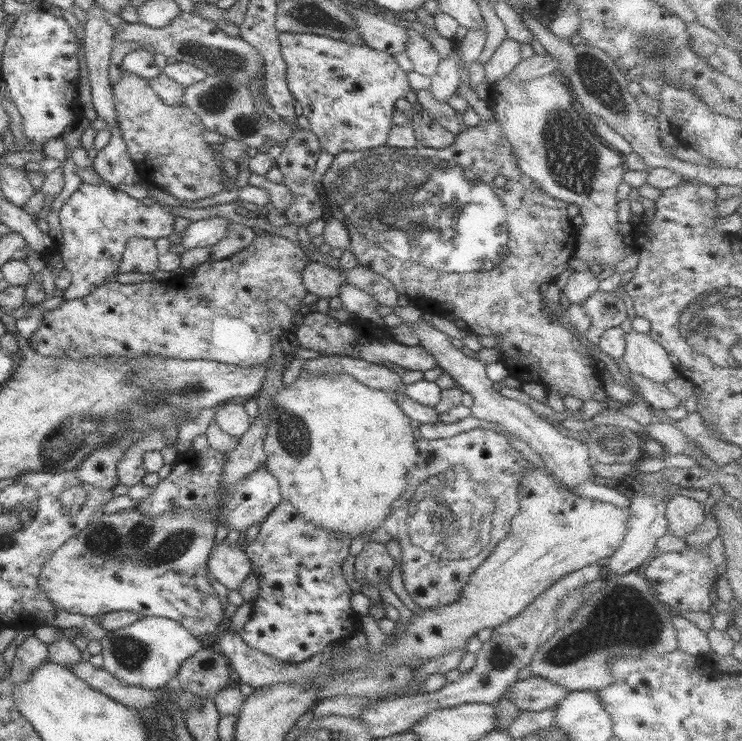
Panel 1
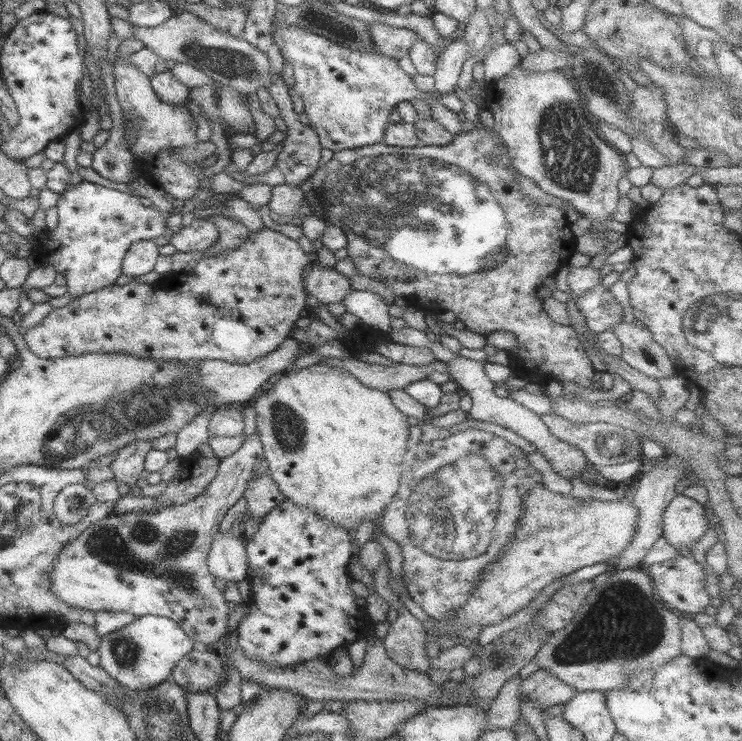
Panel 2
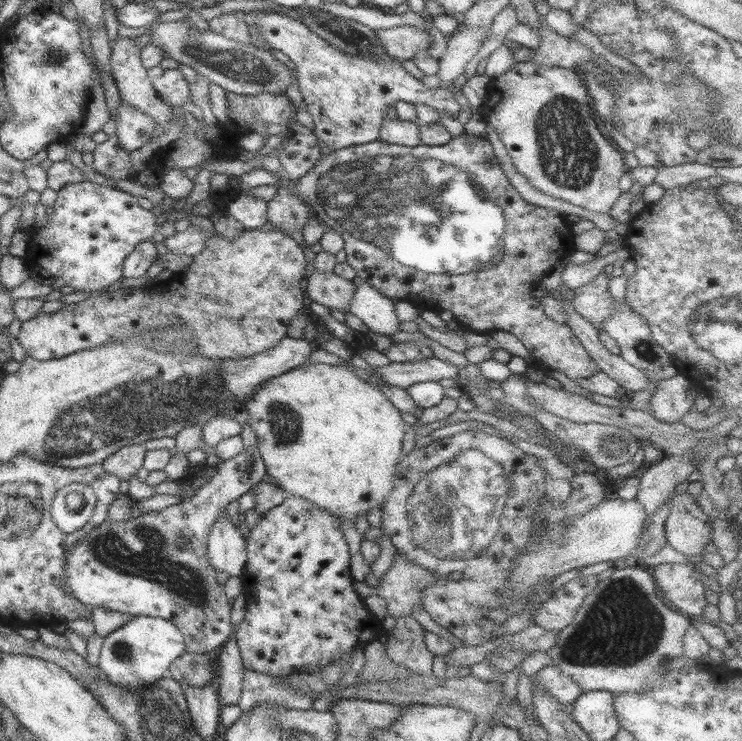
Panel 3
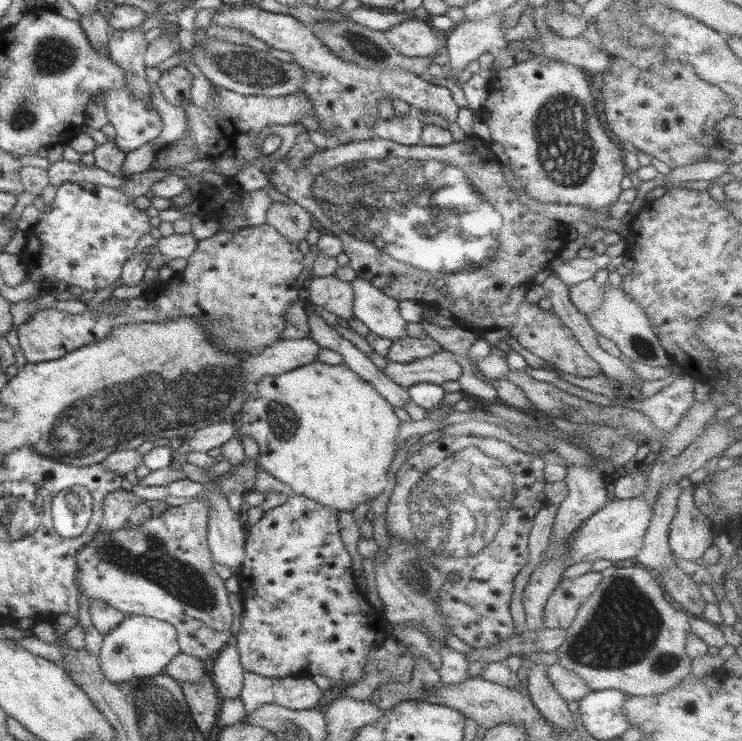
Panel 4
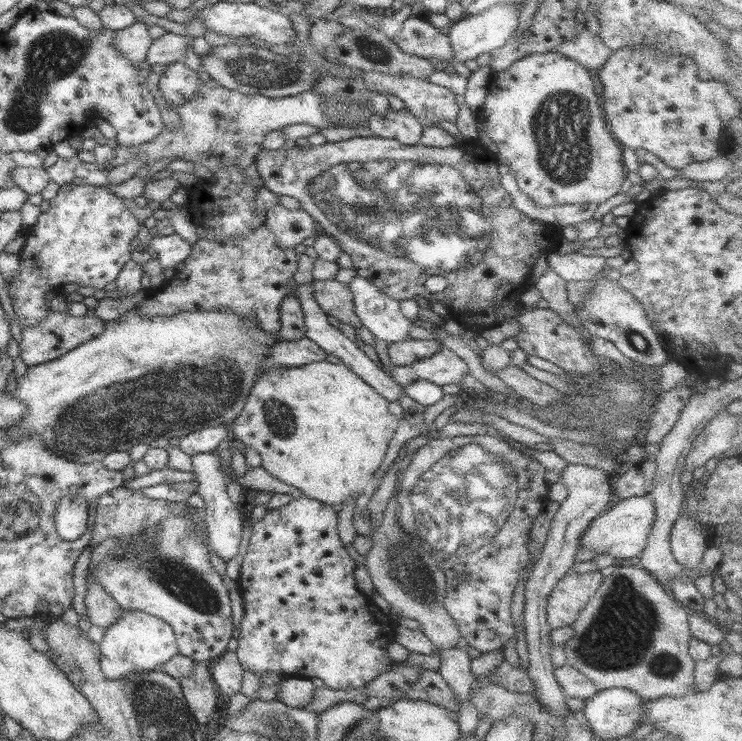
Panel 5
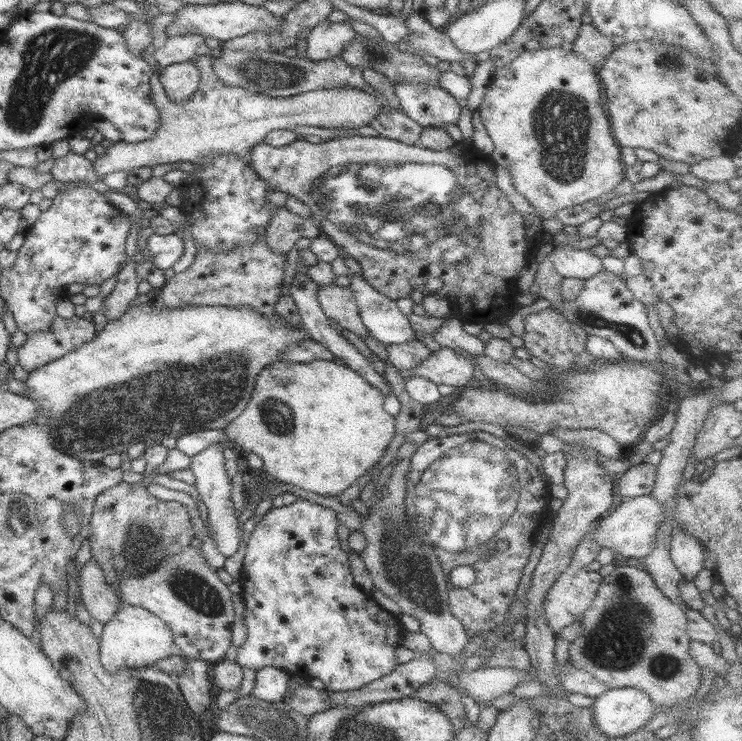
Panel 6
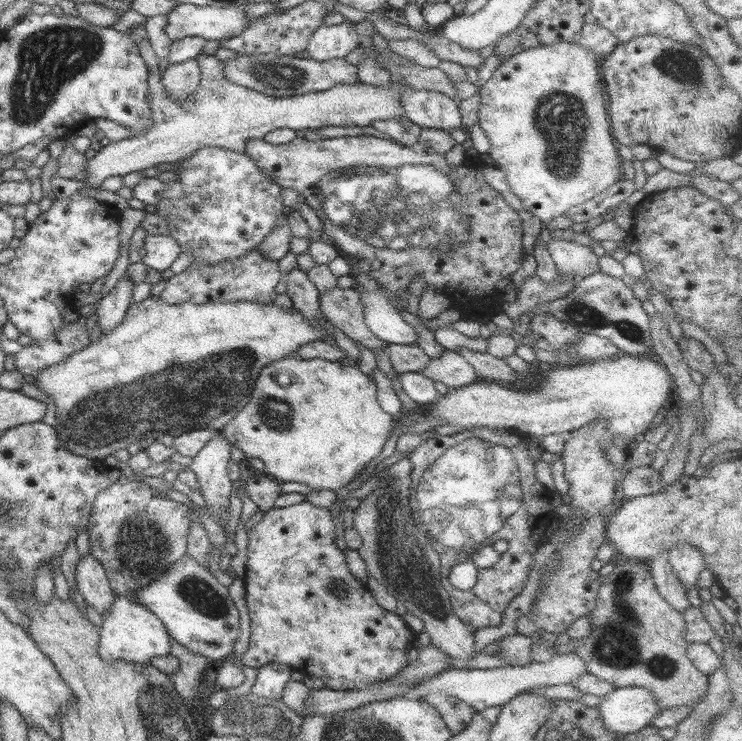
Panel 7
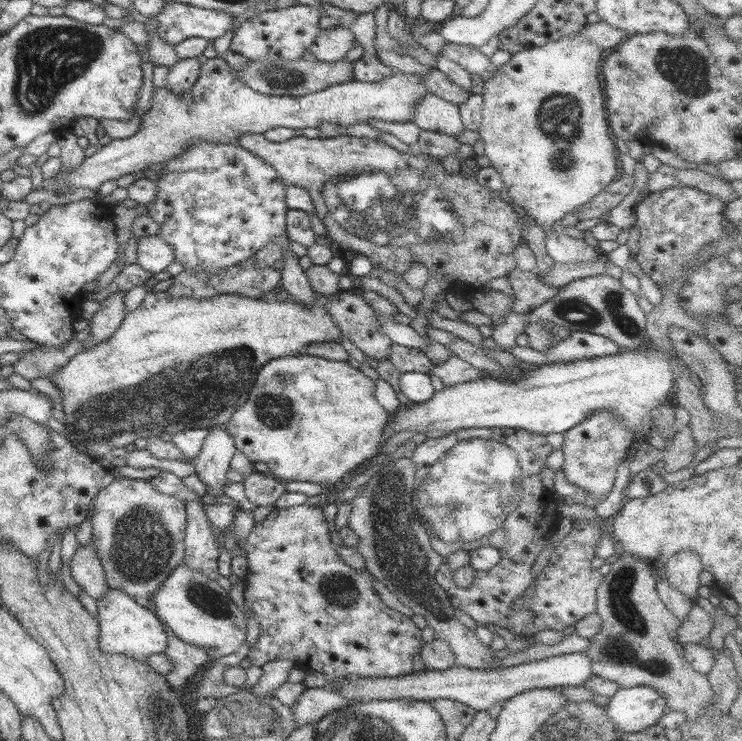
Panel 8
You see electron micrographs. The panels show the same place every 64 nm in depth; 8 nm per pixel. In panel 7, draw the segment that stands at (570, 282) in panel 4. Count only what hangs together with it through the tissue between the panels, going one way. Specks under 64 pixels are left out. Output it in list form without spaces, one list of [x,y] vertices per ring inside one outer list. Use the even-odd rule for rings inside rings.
[[[568,236],[558,240],[551,238],[547,249],[562,274],[574,272],[582,278],[599,270],[598,257],[592,248],[570,240]]]

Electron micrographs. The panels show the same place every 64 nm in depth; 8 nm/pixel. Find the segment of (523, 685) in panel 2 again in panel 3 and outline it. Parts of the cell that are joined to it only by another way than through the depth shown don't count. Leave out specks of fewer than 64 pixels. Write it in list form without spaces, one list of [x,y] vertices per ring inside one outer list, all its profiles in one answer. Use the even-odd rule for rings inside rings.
[[[546,666],[532,675],[531,681],[538,682],[548,694],[556,696],[558,702],[562,702],[568,708],[585,692],[570,676],[560,673],[554,666]]]

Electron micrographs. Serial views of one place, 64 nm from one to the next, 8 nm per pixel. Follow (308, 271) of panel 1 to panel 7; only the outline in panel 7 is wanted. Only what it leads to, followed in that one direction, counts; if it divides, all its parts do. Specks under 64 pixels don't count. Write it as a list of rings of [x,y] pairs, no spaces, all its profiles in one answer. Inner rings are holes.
[[[336,287],[320,295],[321,312],[332,326],[356,341],[366,346],[372,352],[374,349],[388,351],[388,342],[380,340],[365,324],[364,304],[359,292],[354,287],[340,289]]]

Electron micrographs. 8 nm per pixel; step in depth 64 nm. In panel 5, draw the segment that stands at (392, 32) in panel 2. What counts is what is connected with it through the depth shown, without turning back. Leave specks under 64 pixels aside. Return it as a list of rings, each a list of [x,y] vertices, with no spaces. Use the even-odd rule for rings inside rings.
[[[408,17],[393,42],[401,52],[419,58],[450,62],[454,55],[447,31],[434,28],[426,17]]]

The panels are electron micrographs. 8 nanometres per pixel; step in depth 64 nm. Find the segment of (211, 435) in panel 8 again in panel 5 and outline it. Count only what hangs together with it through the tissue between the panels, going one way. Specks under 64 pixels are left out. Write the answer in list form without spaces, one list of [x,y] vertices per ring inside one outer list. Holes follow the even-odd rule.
[[[219,448],[210,450],[210,452],[204,452],[204,454],[191,456],[192,469],[198,482],[197,492],[206,505],[206,509],[202,512],[202,517],[208,529],[208,540],[212,550],[216,552],[222,561],[227,563],[238,556],[245,522],[238,505],[234,504],[228,496],[226,486],[229,479],[226,476],[226,472],[222,470],[222,461]]]

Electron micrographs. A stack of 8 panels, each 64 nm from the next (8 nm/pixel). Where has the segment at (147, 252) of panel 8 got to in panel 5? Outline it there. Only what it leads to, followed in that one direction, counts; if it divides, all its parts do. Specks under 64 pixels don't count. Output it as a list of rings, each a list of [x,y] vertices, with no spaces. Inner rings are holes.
[[[177,233],[158,235],[152,238],[148,247],[163,268],[174,268],[189,257],[190,243],[182,239]]]

